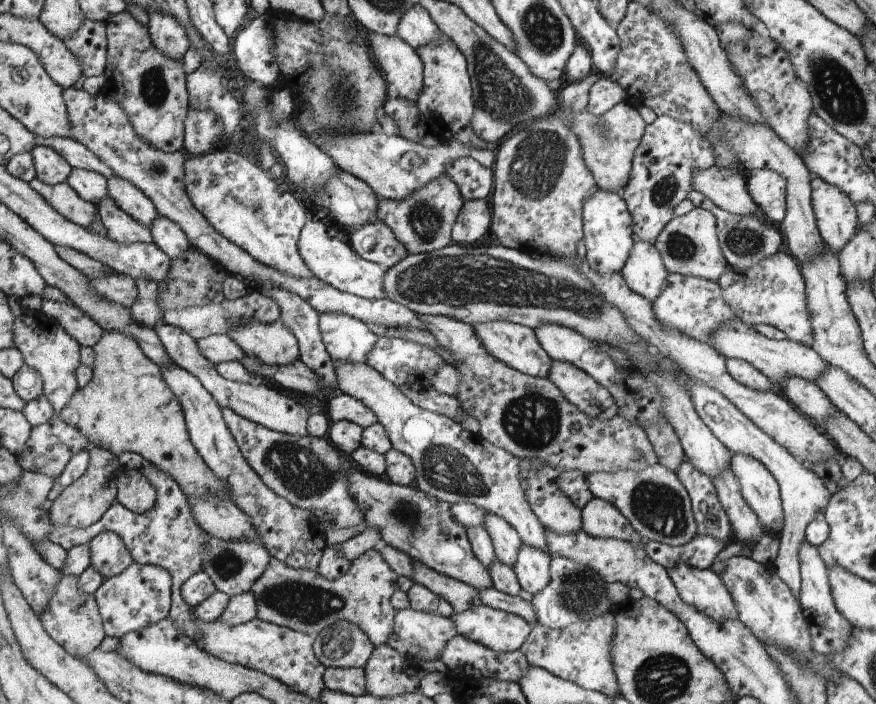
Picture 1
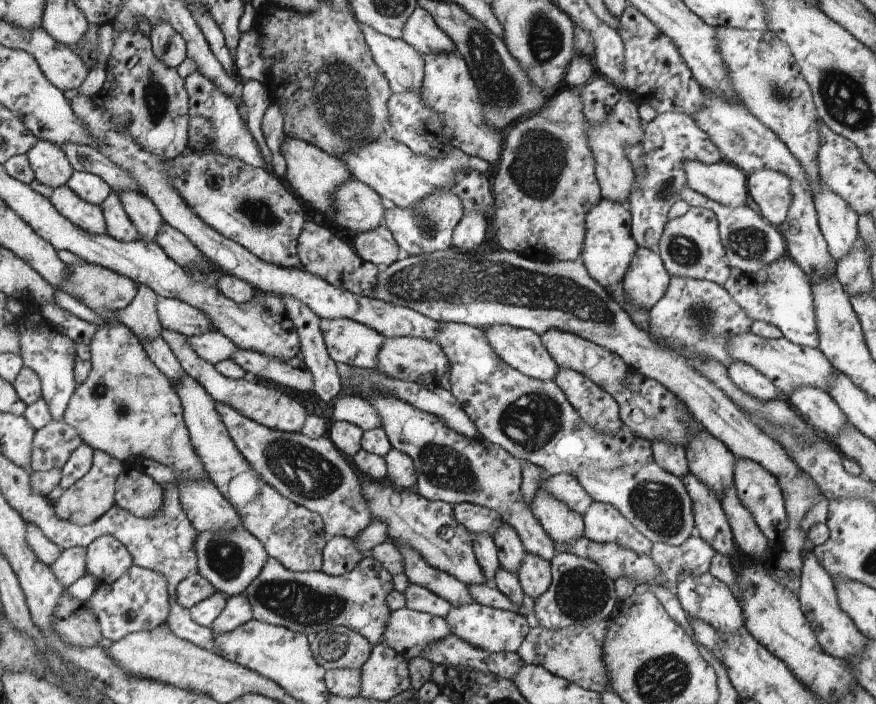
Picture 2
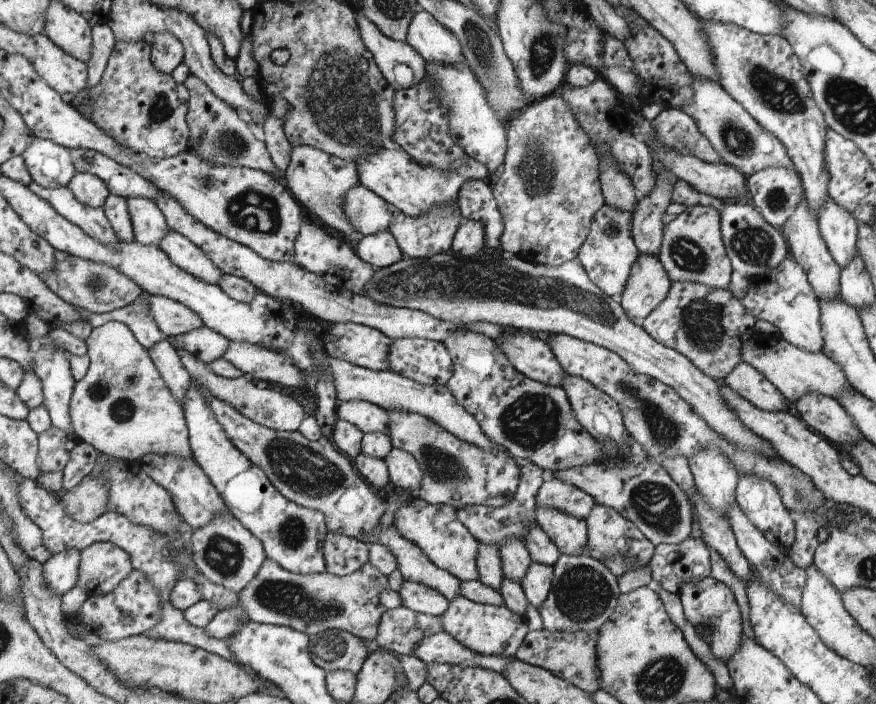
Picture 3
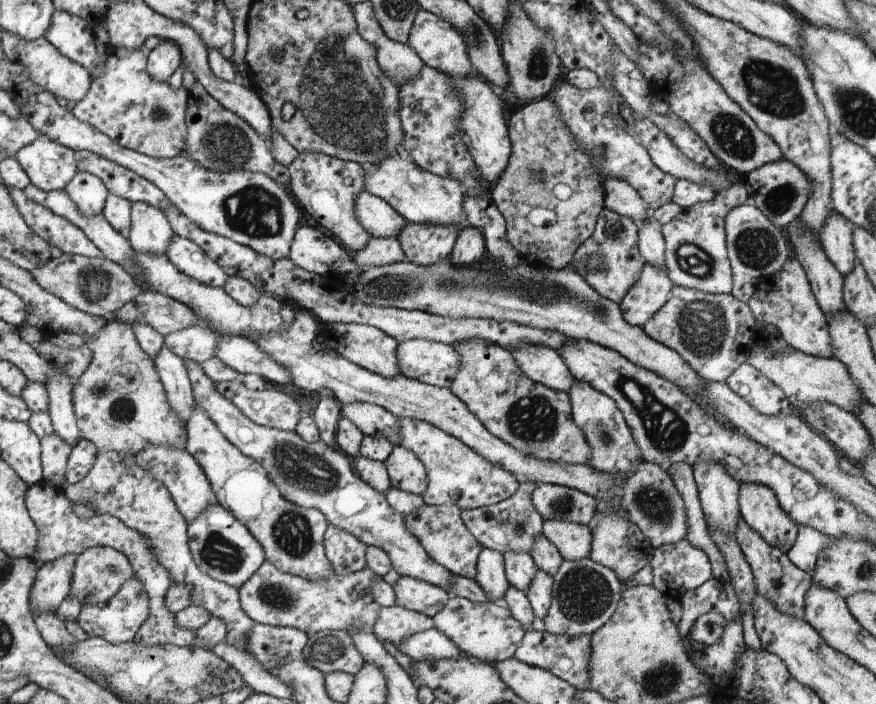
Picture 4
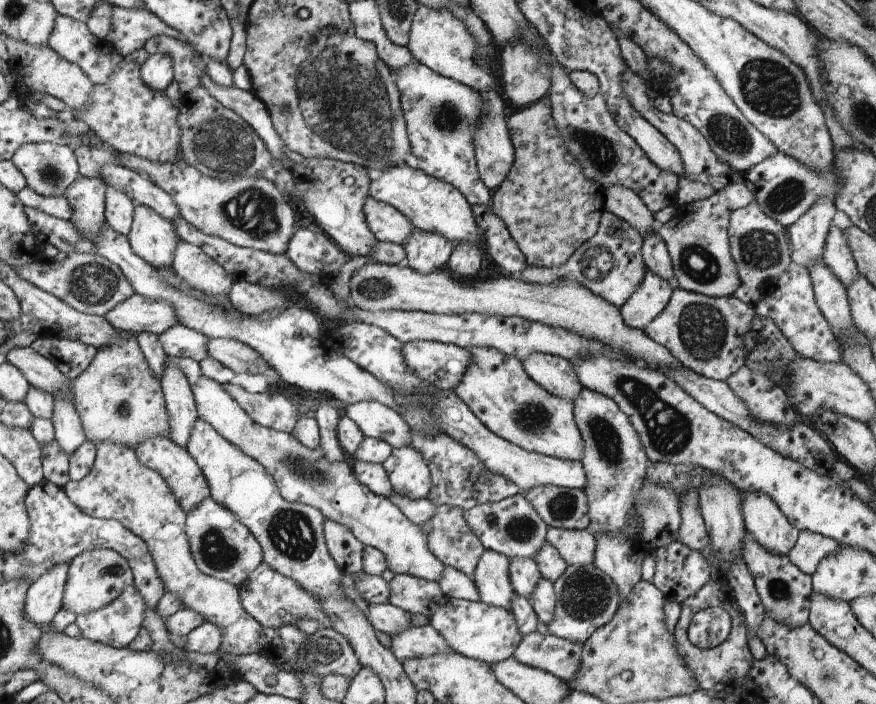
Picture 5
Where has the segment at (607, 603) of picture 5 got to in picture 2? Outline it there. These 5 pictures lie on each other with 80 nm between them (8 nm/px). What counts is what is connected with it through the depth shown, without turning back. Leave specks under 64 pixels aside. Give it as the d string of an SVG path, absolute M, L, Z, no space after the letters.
M568 552L556 553L551 560L552 584L534 602L534 614L540 626L548 629L564 629L570 625L590 626L608 620L617 606L615 581L606 576L600 566Z

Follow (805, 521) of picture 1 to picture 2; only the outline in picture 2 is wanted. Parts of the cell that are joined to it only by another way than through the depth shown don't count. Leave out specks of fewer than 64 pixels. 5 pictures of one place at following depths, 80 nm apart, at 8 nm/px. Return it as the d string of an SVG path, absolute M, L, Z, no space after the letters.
M454 247L448 250L437 251L433 254L424 254L420 256L403 255L397 262L390 267L383 268L379 273L379 279L376 280L375 292L372 297L378 300L384 300L388 304L414 309L430 317L431 320L438 324L439 322L452 322L470 325L468 320L458 320L454 318L454 310L476 310L476 304L486 306L486 310L494 310L496 318L494 320L472 320L472 327L482 329L486 322L502 322L502 325L512 326L514 328L530 329L542 336L551 330L562 330L570 332L576 336L604 347L610 352L620 356L620 359L630 368L633 373L660 382L665 388L668 388L684 405L711 436L720 440L737 459L749 459L760 464L765 470L768 470L777 480L781 487L786 514L788 514L788 528L784 532L784 540L777 546L776 565L782 568L784 572L792 572L798 576L803 568L801 551L804 547L804 532L800 528L800 522L808 514L808 510L818 503L818 494L820 488L814 484L810 476L806 475L788 458L784 448L772 440L771 436L764 434L752 420L748 420L746 414L716 386L706 376L702 376L692 364L686 360L685 356L658 344L655 339L639 328L631 320L630 314L626 309L603 288L591 274L587 272L587 266L579 258L574 261L556 260L536 260L535 257L522 256L518 252L510 252L500 248L500 252L490 252L490 250L478 250L478 252L464 253Z

